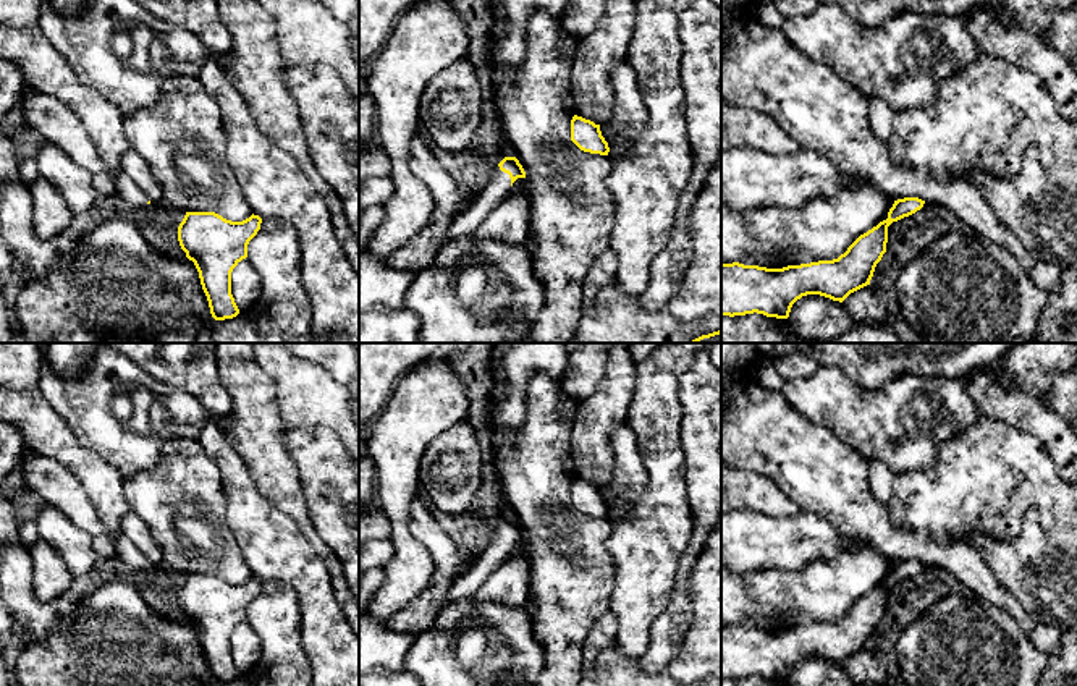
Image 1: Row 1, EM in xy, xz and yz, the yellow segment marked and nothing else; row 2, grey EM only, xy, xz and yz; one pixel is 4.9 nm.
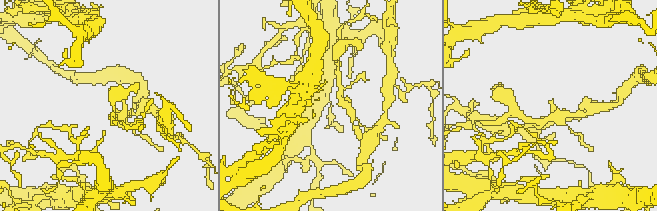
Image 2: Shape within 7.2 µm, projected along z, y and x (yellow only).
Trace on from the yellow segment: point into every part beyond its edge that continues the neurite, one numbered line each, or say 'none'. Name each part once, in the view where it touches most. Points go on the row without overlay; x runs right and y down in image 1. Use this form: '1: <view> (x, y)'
1: xz (468, 583)

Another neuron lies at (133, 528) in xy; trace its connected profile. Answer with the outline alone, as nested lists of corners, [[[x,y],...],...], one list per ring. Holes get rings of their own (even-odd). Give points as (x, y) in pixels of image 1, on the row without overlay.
[[[133,511],[126,513],[120,524],[120,536],[128,539],[150,565],[163,565],[163,552],[157,545],[146,523]]]

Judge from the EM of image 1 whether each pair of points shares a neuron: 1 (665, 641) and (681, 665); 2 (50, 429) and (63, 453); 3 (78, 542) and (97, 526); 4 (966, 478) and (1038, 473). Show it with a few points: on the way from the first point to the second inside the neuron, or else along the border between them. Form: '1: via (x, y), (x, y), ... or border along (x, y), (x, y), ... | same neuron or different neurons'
1: border along (691, 622), (678, 654), (665, 669) | different neurons
2: via (50, 436), (62, 447) | same neuron
3: border along (59, 510), (92, 537) | different neurons
4: via (984, 478), (996, 473), (1008, 461), (1021, 468) | same neuron

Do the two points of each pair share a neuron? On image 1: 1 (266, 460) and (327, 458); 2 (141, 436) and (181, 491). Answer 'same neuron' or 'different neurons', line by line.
1: different neurons
2: different neurons

